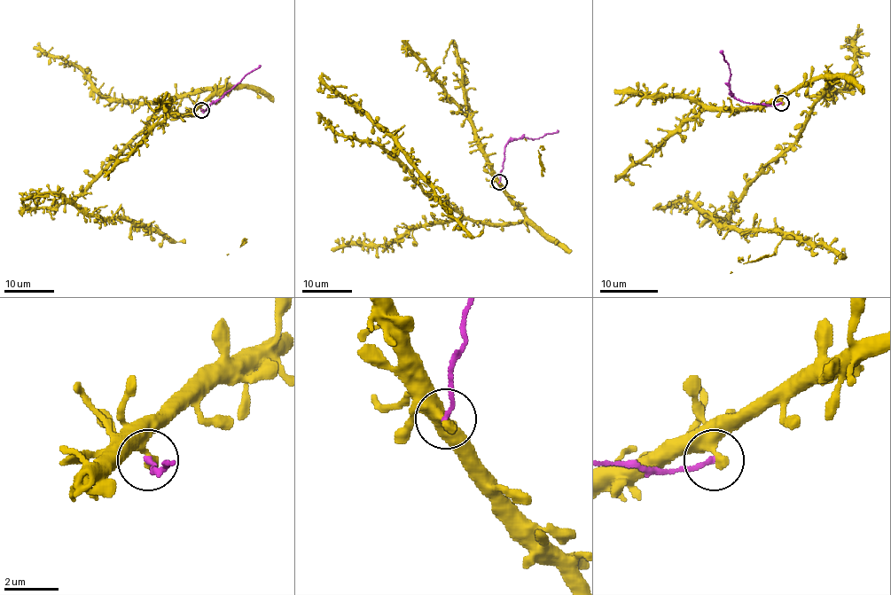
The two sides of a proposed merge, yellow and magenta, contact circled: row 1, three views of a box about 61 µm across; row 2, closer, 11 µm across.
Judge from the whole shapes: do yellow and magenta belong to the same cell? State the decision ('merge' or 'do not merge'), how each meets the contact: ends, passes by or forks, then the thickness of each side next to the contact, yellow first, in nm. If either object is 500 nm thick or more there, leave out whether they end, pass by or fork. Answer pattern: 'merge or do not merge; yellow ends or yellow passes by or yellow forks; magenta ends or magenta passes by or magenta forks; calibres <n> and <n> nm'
do not merge; yellow ends; magenta ends; calibres 440 and 160 nm

